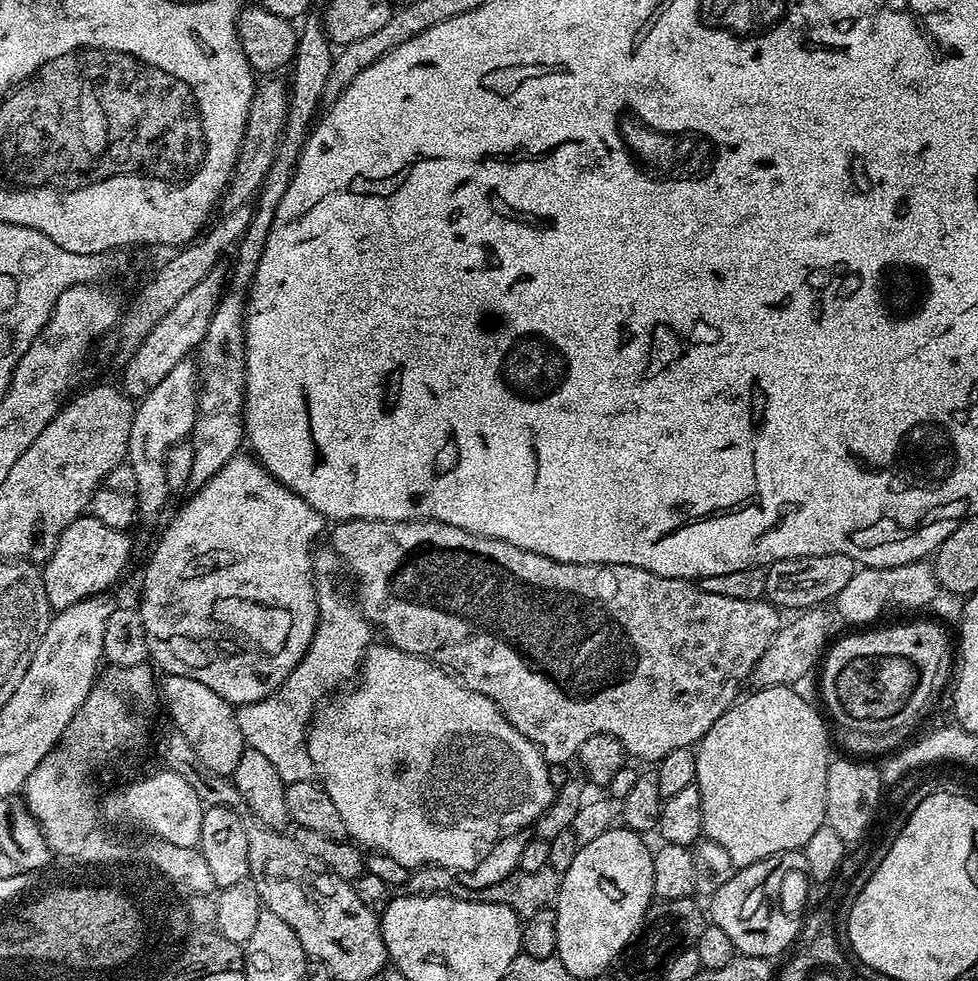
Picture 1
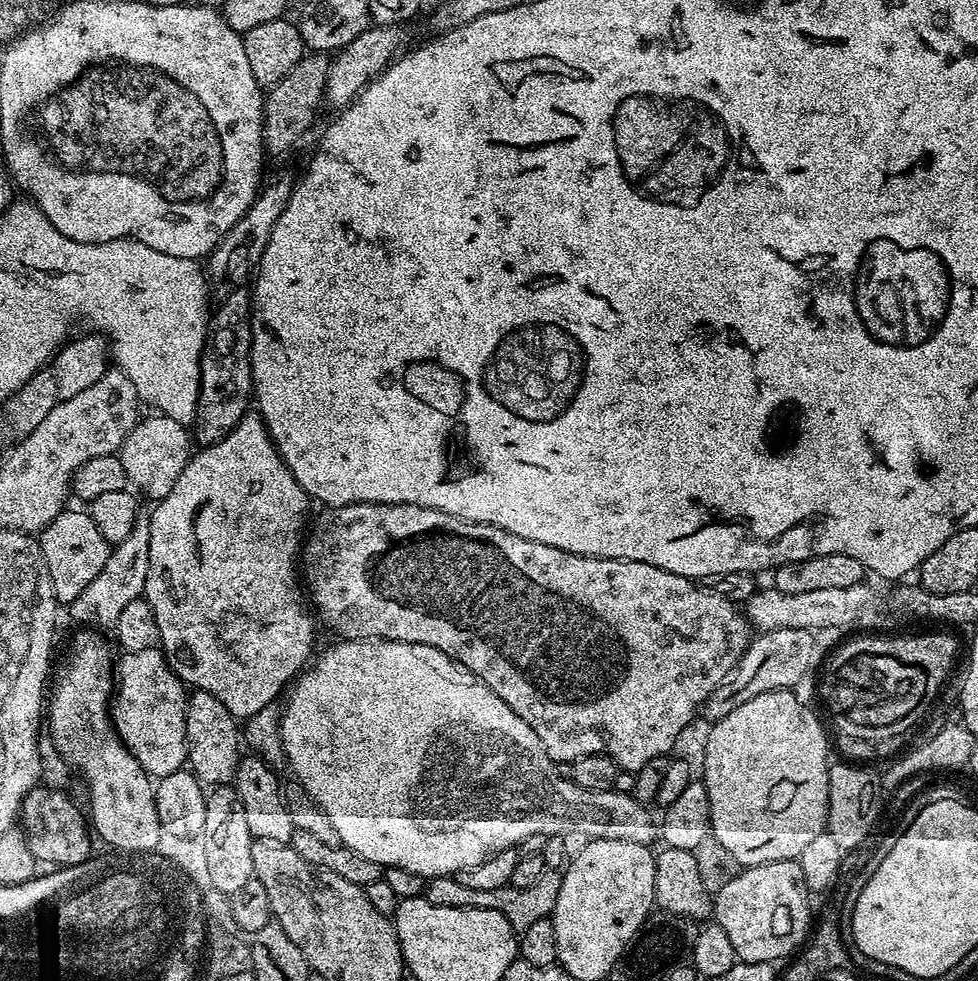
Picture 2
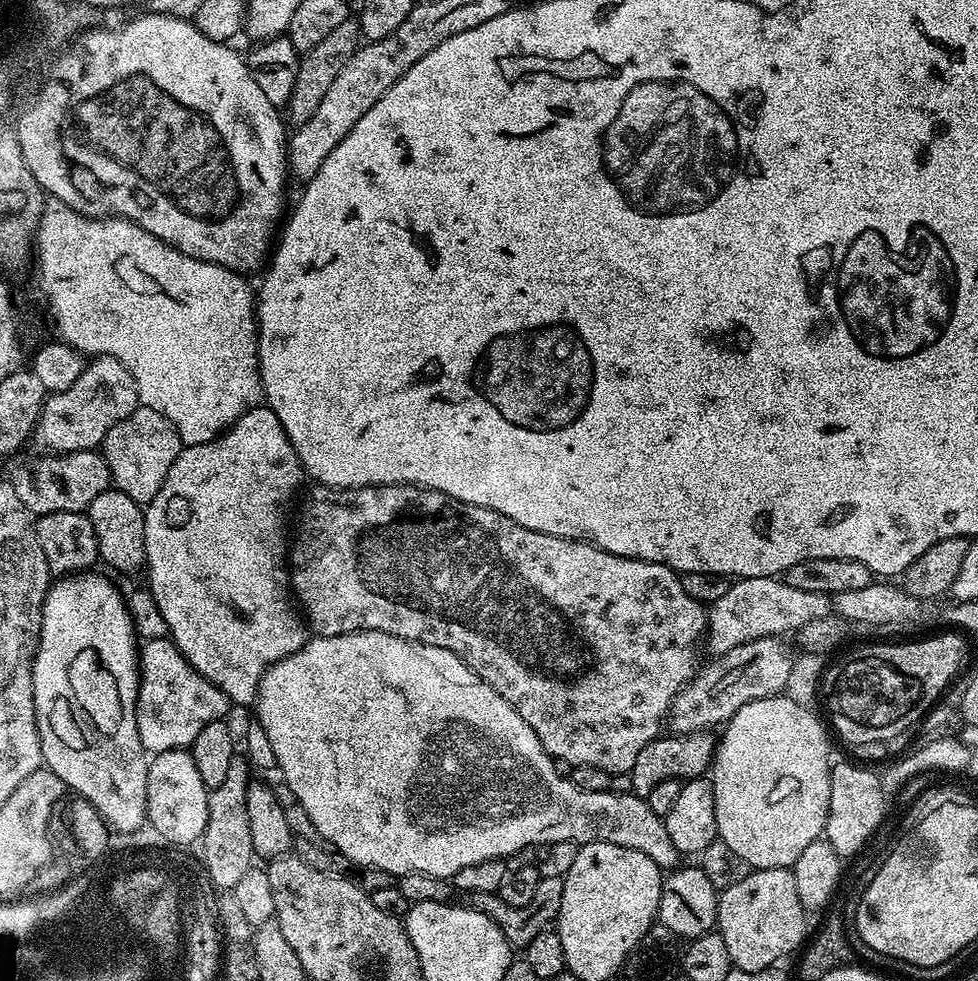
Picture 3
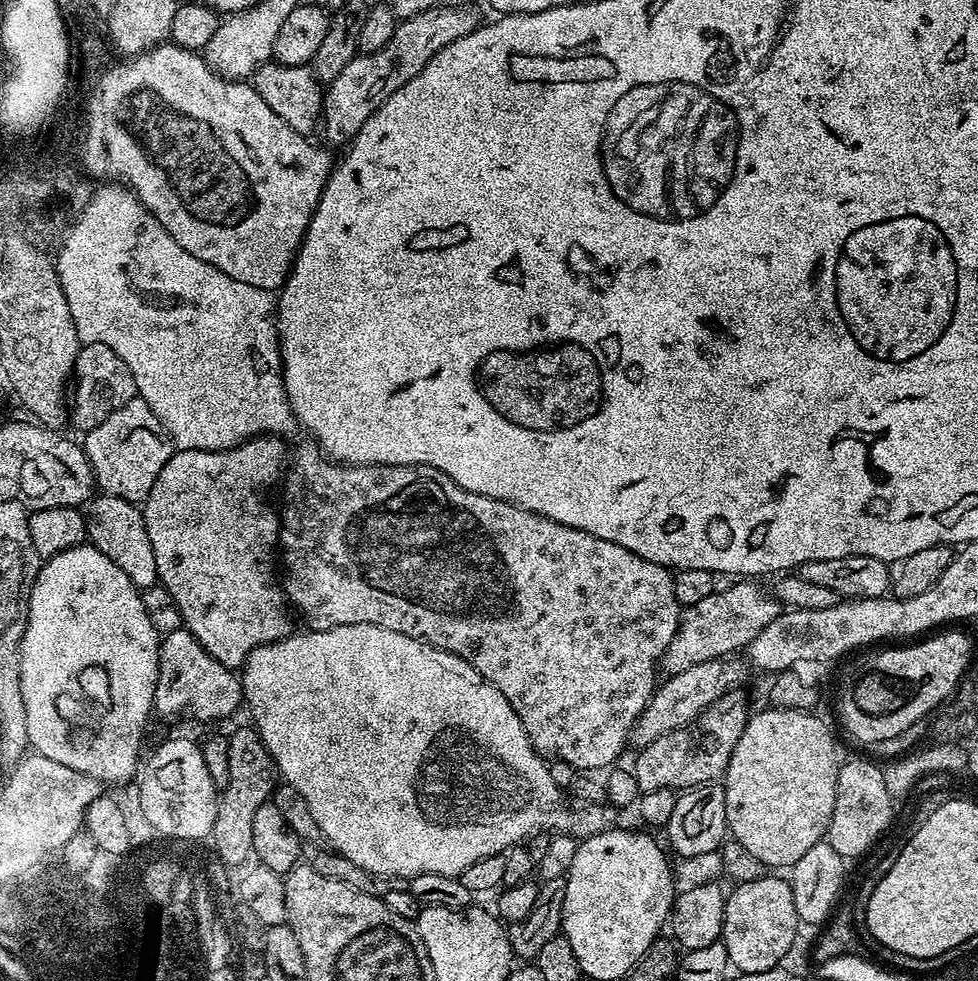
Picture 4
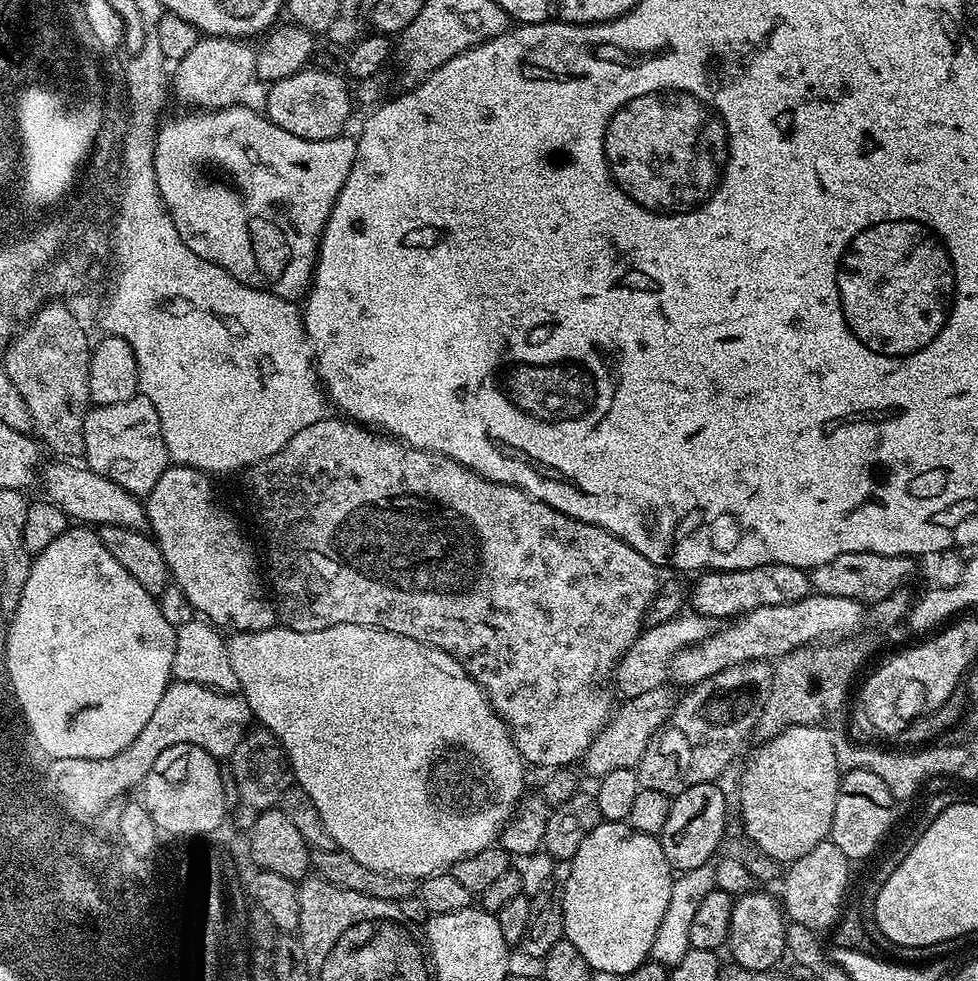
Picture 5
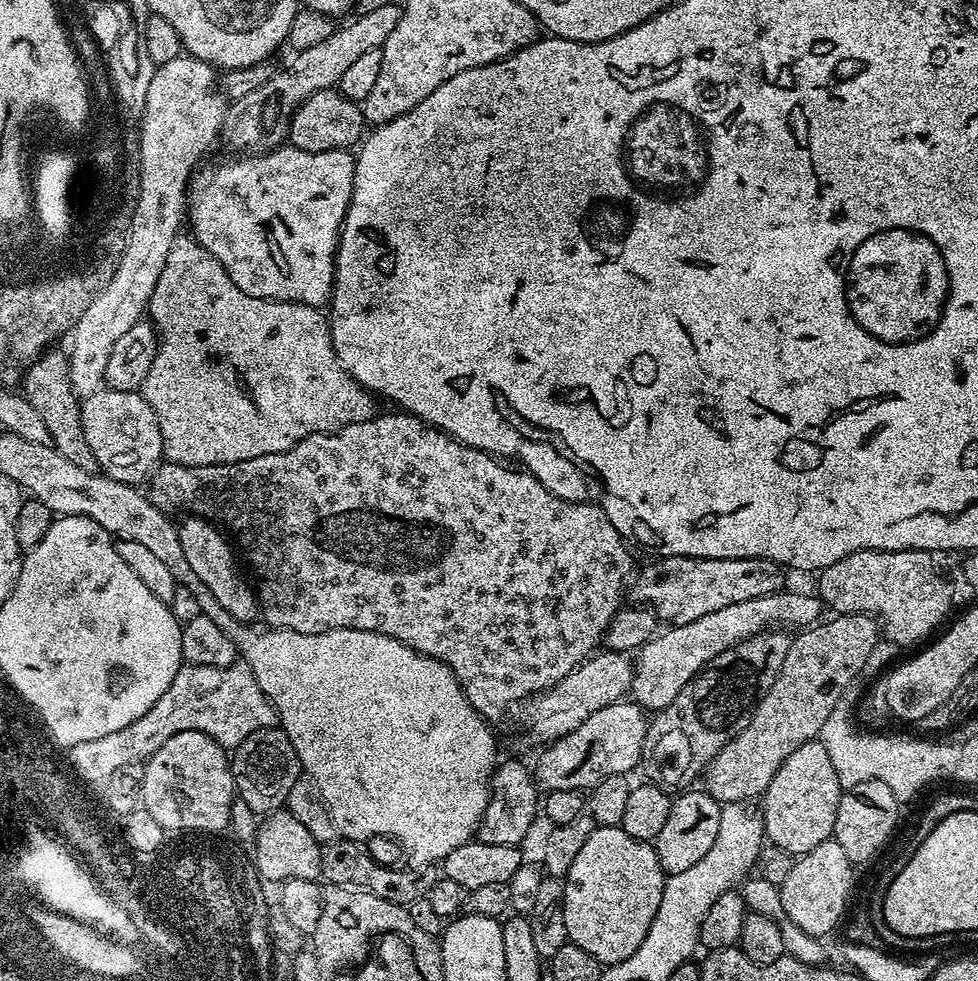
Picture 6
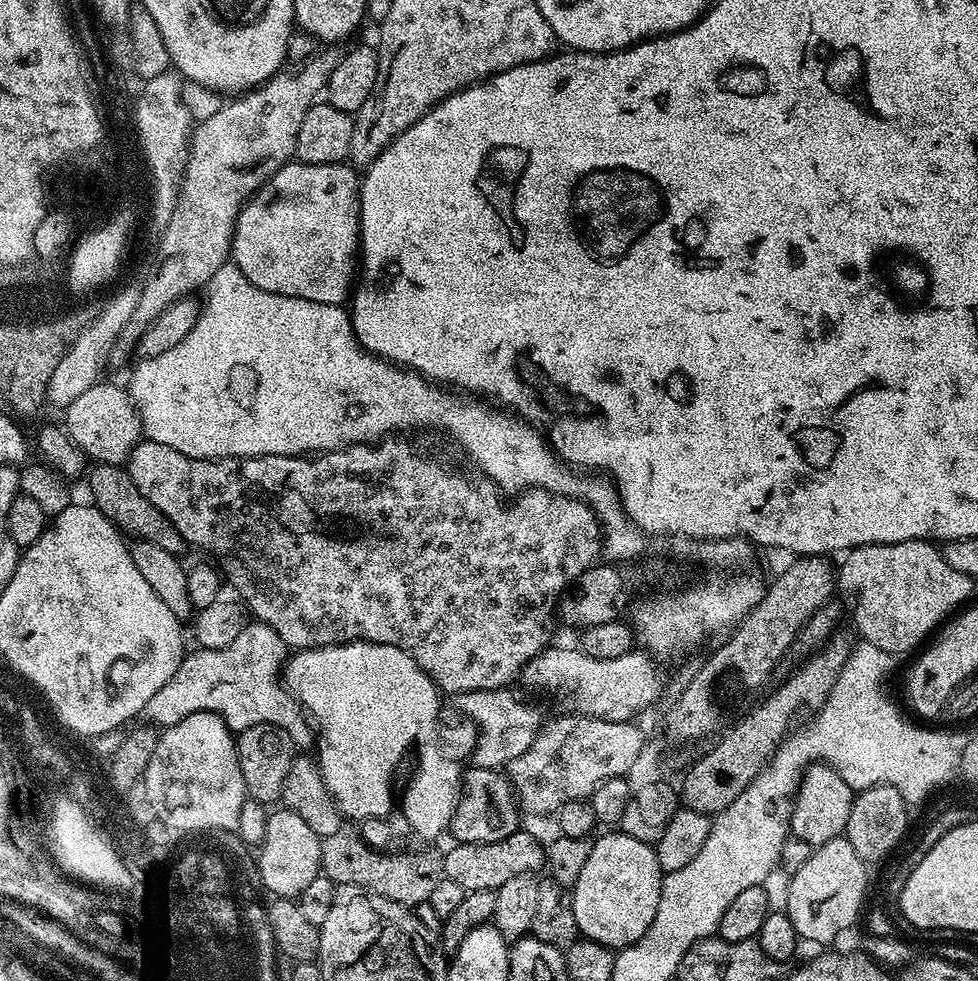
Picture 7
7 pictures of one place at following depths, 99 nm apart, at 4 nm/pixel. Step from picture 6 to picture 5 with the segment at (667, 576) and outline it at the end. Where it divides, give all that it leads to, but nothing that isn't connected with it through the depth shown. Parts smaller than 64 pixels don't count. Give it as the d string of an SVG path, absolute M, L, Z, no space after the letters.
M763 564L729 572L704 570L696 578L697 580L690 584L691 611L700 616L711 616L718 622L743 616L745 612L758 610L762 606L793 604L813 595L811 575L805 569L789 564Z

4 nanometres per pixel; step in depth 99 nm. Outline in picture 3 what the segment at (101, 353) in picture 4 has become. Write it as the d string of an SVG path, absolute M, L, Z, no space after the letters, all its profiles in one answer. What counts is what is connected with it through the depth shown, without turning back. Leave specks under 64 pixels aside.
M93 356L68 389L47 397L35 426L34 441L48 454L99 449L110 426L122 422L139 404L136 380L130 370L113 356Z

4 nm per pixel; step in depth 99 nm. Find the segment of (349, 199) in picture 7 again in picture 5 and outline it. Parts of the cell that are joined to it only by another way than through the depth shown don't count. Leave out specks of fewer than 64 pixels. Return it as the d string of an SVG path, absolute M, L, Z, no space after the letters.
M244 107L188 110L185 116L172 116L169 120L167 117L157 127L156 149L152 162L160 199L164 201L165 212L174 222L174 230L178 230L182 242L186 242L186 246L190 246L190 250L194 250L194 254L198 254L198 258L222 266L222 270L226 270L238 282L248 284L252 288L261 288L264 292L273 292L274 295L280 296L284 300L296 302L312 286L312 275L316 273L316 254L320 250L320 234L334 210L334 202L340 197L342 186L356 160L356 140L348 137L348 134L341 134L329 140L294 138L294 134L286 134L286 130L282 130L282 126L272 123L267 115Z

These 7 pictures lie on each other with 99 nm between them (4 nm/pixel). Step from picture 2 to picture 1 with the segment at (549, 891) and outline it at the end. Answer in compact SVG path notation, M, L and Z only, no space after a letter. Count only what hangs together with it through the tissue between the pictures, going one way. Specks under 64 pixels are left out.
M427 864L409 871L406 892L410 896L453 896L462 902L501 904L510 906L510 910L517 912L521 918L527 918L538 914L538 910L553 907L556 896L560 892L560 878L561 873L549 867L533 872L517 870L514 874L502 878L502 882L498 882L498 886L486 886L486 890L470 890L466 886L462 886L459 875L453 869L443 868L437 864Z

